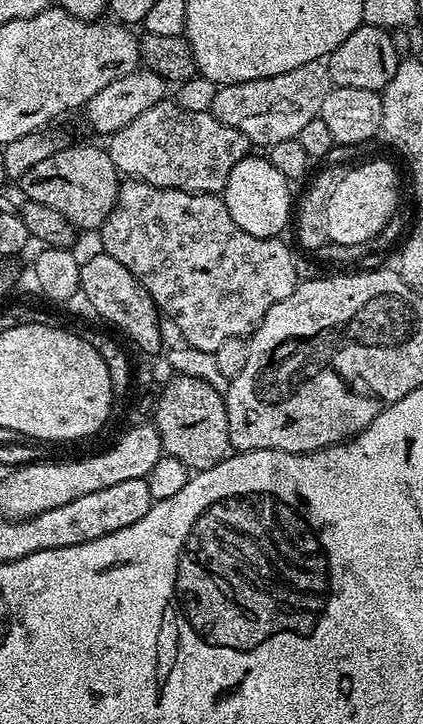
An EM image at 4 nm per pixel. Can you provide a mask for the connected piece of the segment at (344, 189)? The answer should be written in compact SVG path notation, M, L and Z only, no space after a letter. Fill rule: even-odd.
M368 160L357 168L348 168L342 182L332 188L330 206L326 206L326 230L333 244L353 244L374 238L390 218L397 215L400 180L396 168L388 160Z

